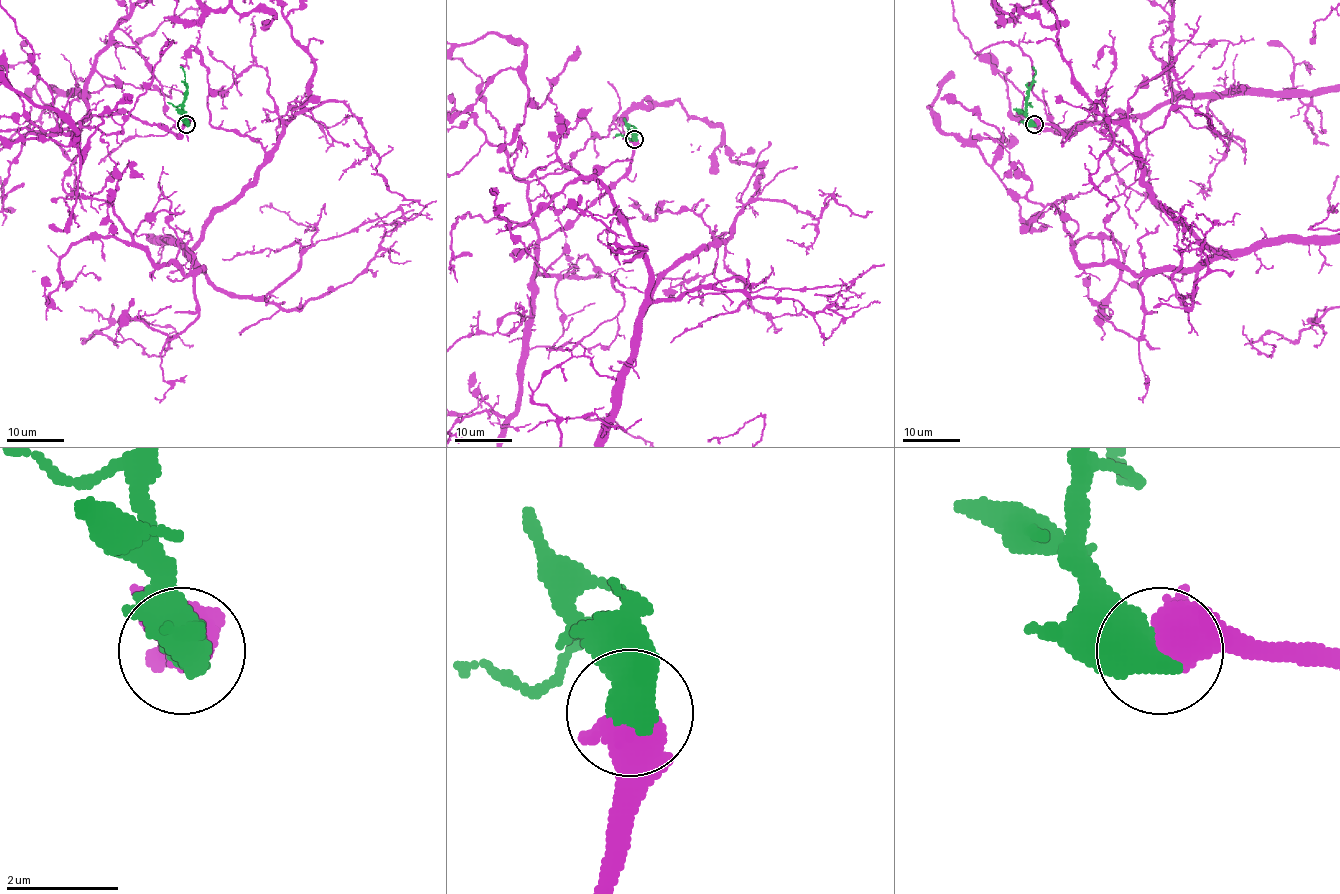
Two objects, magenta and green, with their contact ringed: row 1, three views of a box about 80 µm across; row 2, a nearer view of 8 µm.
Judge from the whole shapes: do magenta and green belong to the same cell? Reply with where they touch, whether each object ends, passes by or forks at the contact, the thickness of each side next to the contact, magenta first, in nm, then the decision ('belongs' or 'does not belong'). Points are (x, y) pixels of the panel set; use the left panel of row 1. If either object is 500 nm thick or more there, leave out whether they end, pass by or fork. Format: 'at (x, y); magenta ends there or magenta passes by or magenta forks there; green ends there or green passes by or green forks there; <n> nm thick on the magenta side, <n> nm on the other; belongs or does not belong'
at (186, 124); 550 nm thick on the magenta side, 650 nm on the other; does not belong

